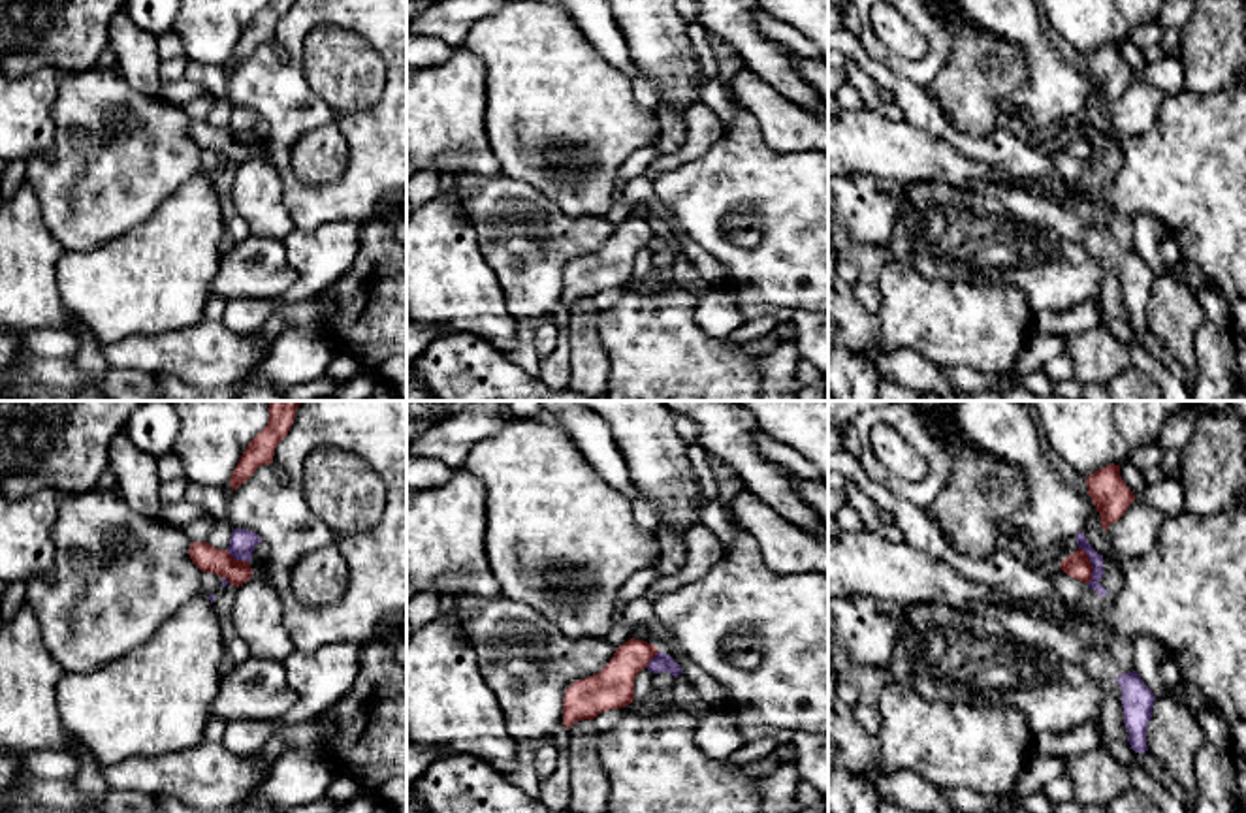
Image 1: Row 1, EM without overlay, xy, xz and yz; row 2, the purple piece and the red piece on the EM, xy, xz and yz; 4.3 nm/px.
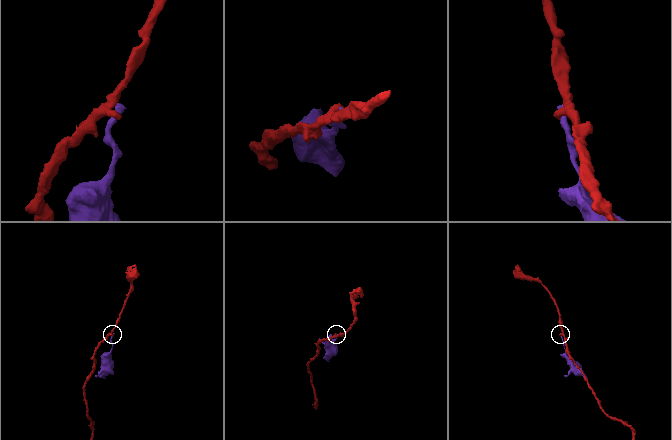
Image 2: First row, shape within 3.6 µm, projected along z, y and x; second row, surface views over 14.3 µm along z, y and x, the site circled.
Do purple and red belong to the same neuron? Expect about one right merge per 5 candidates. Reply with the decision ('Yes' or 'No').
No

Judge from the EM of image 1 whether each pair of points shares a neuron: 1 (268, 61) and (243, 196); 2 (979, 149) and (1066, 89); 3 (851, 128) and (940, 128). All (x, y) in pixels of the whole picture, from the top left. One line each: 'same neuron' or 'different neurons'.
1: different neurons
2: different neurons
3: different neurons

